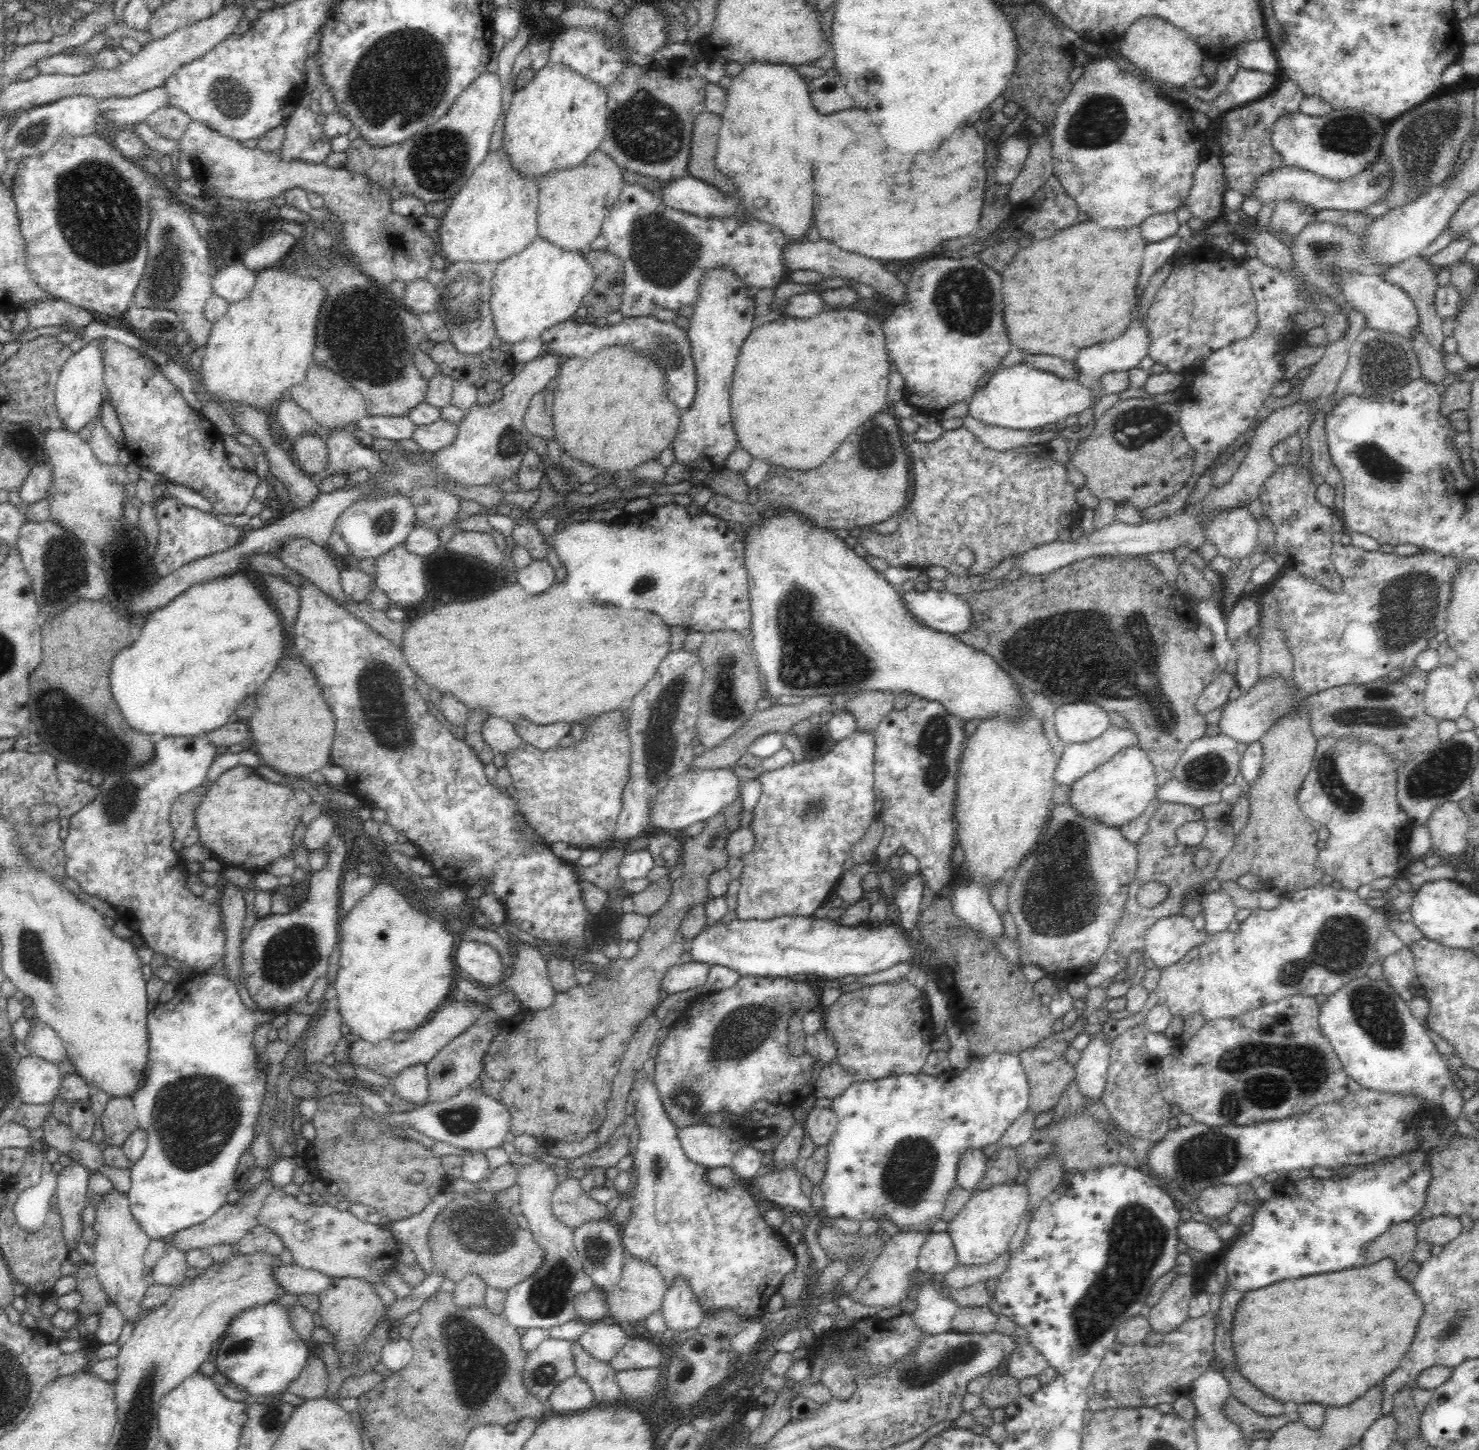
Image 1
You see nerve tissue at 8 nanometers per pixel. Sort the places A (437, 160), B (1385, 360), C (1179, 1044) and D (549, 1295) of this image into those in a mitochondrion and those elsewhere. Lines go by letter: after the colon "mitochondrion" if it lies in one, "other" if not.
A: mitochondrion
B: mitochondrion
C: other
D: mitochondrion

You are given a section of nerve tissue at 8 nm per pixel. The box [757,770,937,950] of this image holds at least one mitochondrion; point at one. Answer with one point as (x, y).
(816, 805)

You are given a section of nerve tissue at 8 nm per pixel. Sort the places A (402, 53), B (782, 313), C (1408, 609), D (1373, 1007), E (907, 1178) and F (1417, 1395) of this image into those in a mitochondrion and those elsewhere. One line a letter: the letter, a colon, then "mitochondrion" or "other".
A: mitochondrion
B: other
C: mitochondrion
D: mitochondrion
E: mitochondrion
F: other

